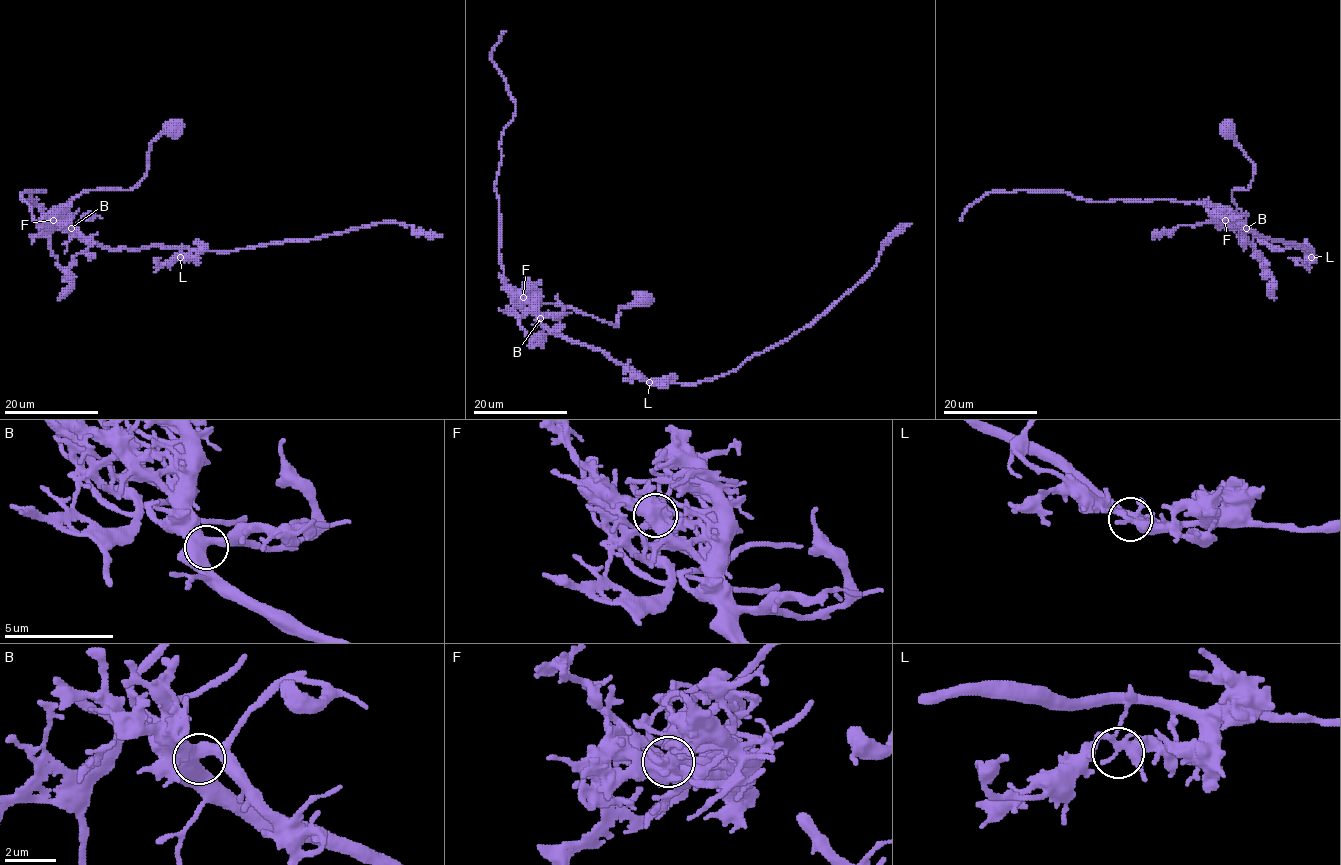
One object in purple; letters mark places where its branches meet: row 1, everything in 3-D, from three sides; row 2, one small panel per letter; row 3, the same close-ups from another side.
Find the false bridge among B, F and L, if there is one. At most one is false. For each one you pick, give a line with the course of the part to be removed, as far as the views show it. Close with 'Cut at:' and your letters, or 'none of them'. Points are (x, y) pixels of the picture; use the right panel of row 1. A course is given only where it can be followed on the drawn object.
F: (1225, 220), (1223, 208), (1191, 202), (1092, 201), (1058, 192), (1020, 190), (984, 194), (960, 221)
Cut at: F

